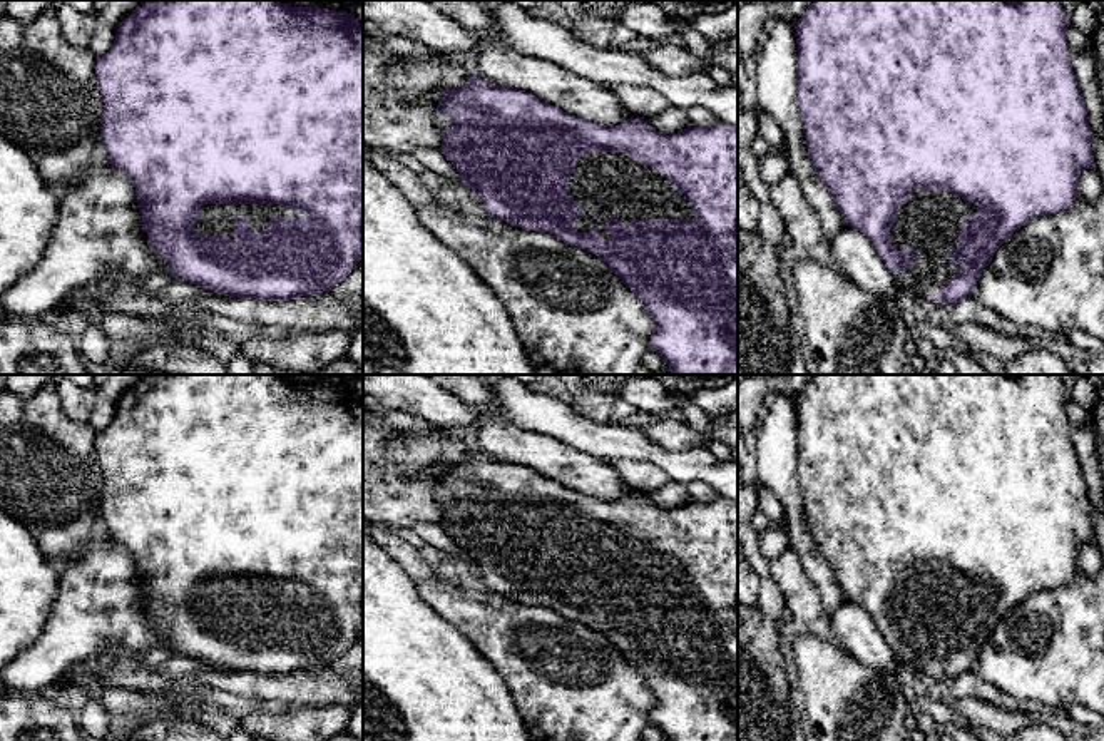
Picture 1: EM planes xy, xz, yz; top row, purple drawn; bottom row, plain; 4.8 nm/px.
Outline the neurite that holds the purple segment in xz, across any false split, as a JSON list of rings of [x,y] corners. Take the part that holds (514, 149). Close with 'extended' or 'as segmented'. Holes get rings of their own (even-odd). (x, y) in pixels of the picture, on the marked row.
[[[472,75],[463,87],[447,89],[437,112],[452,119],[452,127],[442,135],[442,154],[453,164],[463,186],[480,194],[483,207],[493,219],[527,231],[549,233],[554,238],[585,249],[602,259],[622,283],[636,293],[656,319],[649,346],[669,365],[672,375],[738,375],[738,129],[724,122],[713,127],[687,127],[666,135],[651,129],[644,117],[627,119],[619,125],[601,125],[550,105],[539,97],[507,85],[493,85],[480,75]]]; extended

